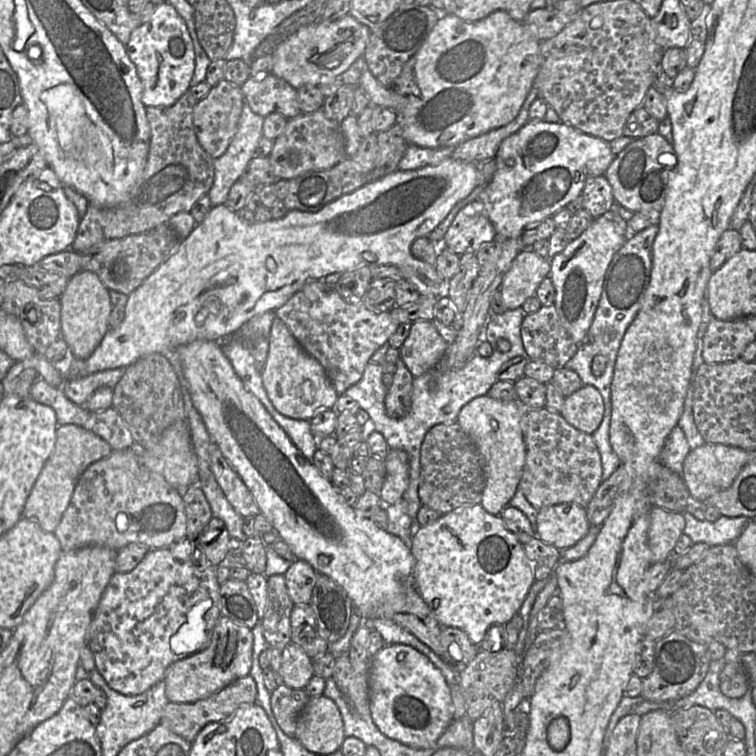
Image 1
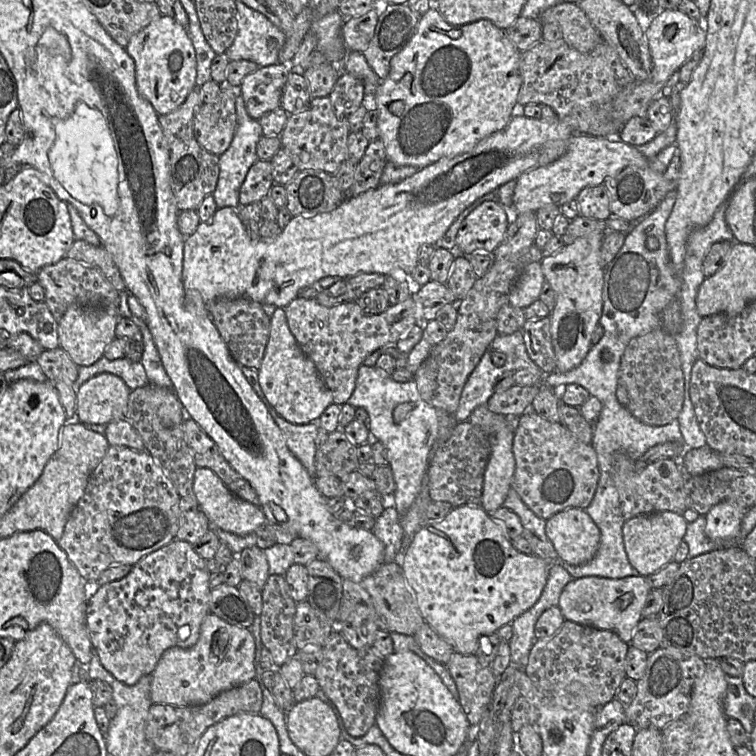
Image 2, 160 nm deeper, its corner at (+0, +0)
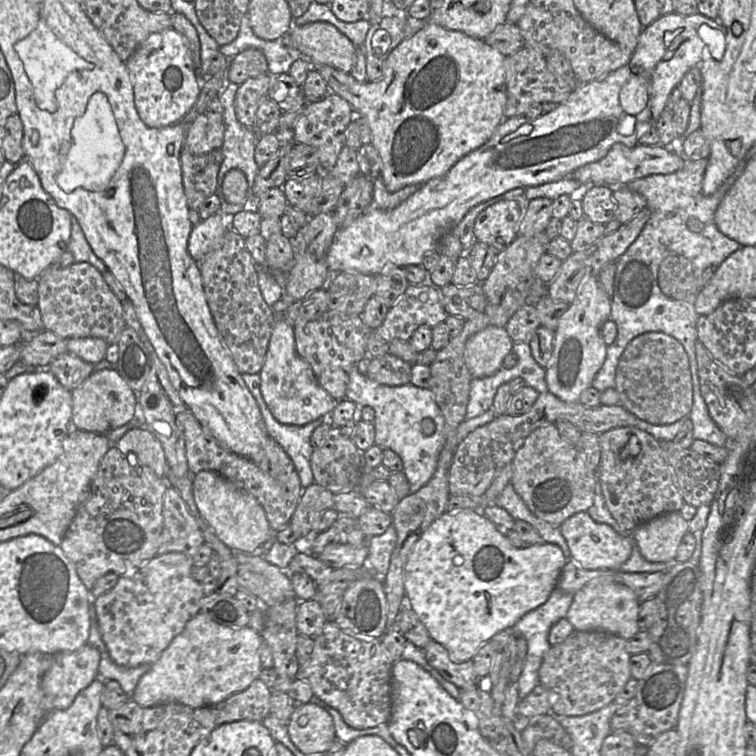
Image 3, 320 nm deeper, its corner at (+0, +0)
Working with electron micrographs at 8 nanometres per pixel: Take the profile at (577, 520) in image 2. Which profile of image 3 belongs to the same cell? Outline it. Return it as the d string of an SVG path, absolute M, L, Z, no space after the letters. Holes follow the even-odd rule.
M586 511L570 516L559 529L570 550L570 559L586 570L619 570L634 548L629 534L620 535L607 524L594 521Z

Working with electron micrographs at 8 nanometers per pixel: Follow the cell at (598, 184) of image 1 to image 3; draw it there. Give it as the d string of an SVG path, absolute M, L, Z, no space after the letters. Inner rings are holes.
M608 186L588 188L581 199L584 217L594 223L606 225L614 219L613 191Z

